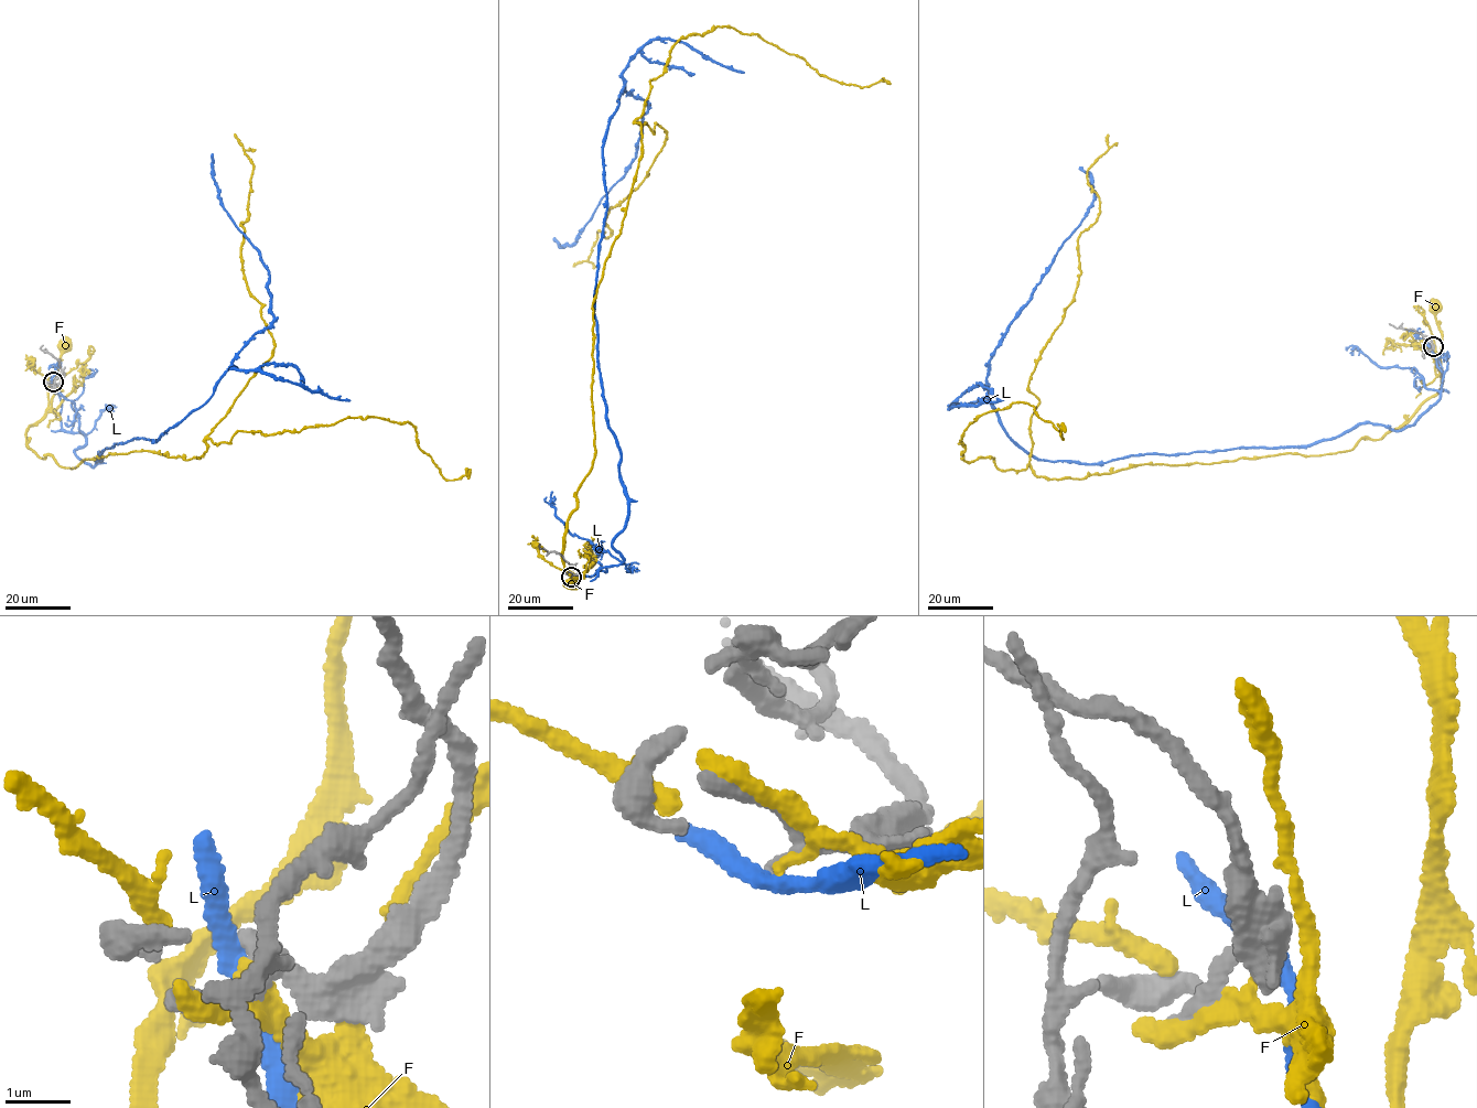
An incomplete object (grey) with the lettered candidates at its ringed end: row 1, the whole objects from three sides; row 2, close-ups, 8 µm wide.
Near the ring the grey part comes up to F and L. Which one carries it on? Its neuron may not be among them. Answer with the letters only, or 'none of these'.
none of these

